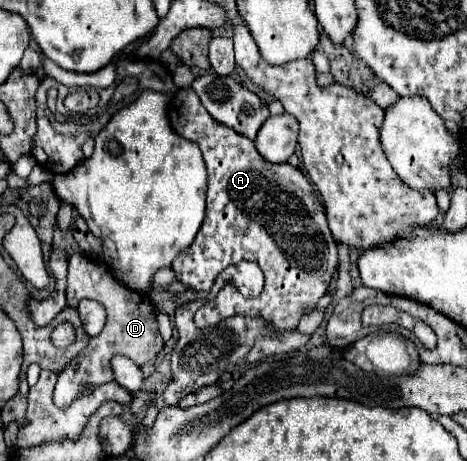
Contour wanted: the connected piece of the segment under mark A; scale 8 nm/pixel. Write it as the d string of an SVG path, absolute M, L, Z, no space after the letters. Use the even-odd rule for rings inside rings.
M180 88L176 92L176 96L168 104L168 120L178 136L194 140L200 146L208 170L206 218L188 250L180 252L174 258L172 268L176 270L176 278L192 290L210 290L218 276L218 270L226 270L228 266L238 264L242 260L256 262L266 278L264 290L258 298L244 298L242 314L236 315L262 316L276 330L296 328L300 318L306 312L310 312L316 306L316 302L326 294L328 282L332 280L332 274L338 266L336 240L332 238L324 208L320 200L314 196L312 184L298 168L290 166L288 162L272 164L264 160L250 138L244 138L242 134L228 130L228 126L220 126L220 122L212 122L212 116L208 116L204 106L200 106L200 100L196 98L196 92L192 88ZM290 278L312 278L312 294L304 292L304 288Z

